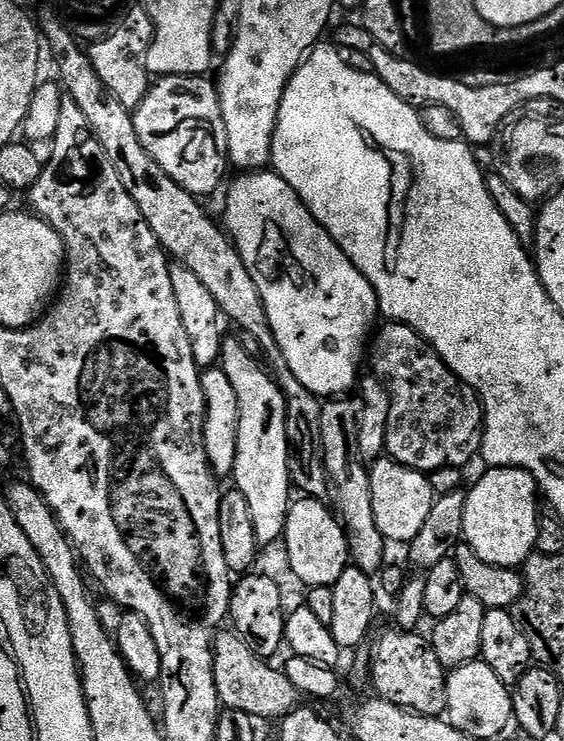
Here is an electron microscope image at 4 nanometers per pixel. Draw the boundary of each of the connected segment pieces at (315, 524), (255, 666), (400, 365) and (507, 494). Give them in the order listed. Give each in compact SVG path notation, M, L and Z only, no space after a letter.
M293 499L288 506L288 517L282 545L288 551L288 564L292 572L308 588L331 588L342 578L350 566L348 538L343 523L327 508L324 500Z
M221 630L217 632L216 639L212 641L212 652L216 656L214 658L214 686L218 690L218 698L224 708L245 712L260 722L263 720L279 722L291 712L296 711L302 700L300 691L292 685L290 678L285 676L279 667L271 668L268 665L271 663L265 657L254 654L254 650L250 650L250 646L246 646L246 642L242 642L242 638L238 638L235 631Z
M395 322L385 323L385 328L375 333L370 344L371 371L381 380L392 398L390 422L386 426L386 452L402 466L425 474L439 468L463 469L472 459L477 459L480 444L484 441L484 406L476 389L460 380L438 355L410 326Z
M488 468L485 476L466 492L463 539L472 547L482 562L490 562L499 568L519 569L532 555L538 538L538 522L541 509L536 508L538 489L534 478L521 468Z

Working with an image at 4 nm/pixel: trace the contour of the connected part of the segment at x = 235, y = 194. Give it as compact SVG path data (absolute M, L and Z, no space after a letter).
M257 170L247 174L237 175L237 180L232 185L229 183L228 201L224 204L224 220L223 227L226 229L231 241L236 245L236 249L240 252L242 262L246 262L246 270L250 270L250 278L254 278L254 286L258 286L258 294L262 294L262 306L266 306L266 318L270 322L270 330L274 334L274 338L278 342L278 346L282 350L282 354L286 358L290 370L294 374L294 378L298 378L298 382L302 382L302 386L306 386L306 390L310 390L321 398L340 398L357 387L358 381L361 379L360 363L365 363L366 349L370 344L370 337L373 335L374 327L372 323L378 320L380 316L380 303L376 297L374 286L370 286L370 282L358 270L358 266L354 266L354 262L350 262L350 258L346 258L346 254L342 254L342 250L334 242L334 238L330 238L330 234L324 227L313 218L310 210L306 210L306 206L298 198L298 194L294 194L294 190L290 190L290 186L285 182L274 170Z

